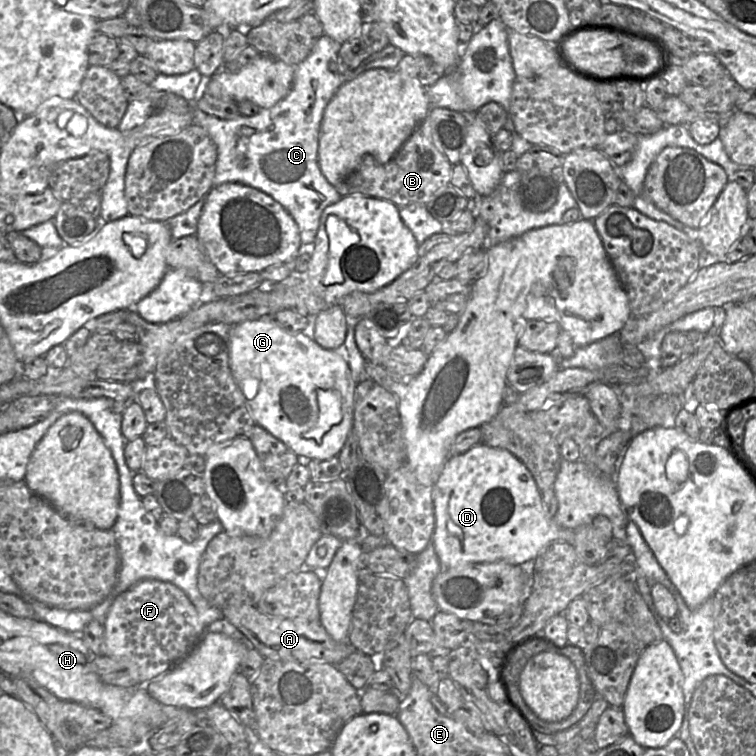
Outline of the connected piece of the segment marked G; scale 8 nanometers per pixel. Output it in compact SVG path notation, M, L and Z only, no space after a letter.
M261 317L257 320L247 320L236 325L232 325L230 331L230 352L229 366L233 378L248 406L255 424L259 425L274 437L286 444L300 459L324 461L335 457L341 451L353 426L354 396L356 382L351 376L347 362L333 350L321 347L314 338L311 339L302 331L289 333L278 325L272 317Z

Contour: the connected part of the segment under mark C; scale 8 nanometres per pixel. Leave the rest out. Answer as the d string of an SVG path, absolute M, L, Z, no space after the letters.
M325 34L317 38L311 53L294 66L294 80L289 93L273 107L261 109L252 117L241 115L237 119L221 120L197 109L196 103L204 95L204 81L211 77L204 77L196 68L182 75L159 73L156 79L149 84L154 90L171 92L194 104L193 124L204 128L217 146L213 186L235 182L251 186L270 195L289 212L297 223L303 245L314 243L323 210L342 198L335 186L327 181L318 164L320 128L325 107L344 82L357 77L366 70L366 65L361 64L352 72L332 73L329 70L329 62L337 56L340 47L339 42Z

